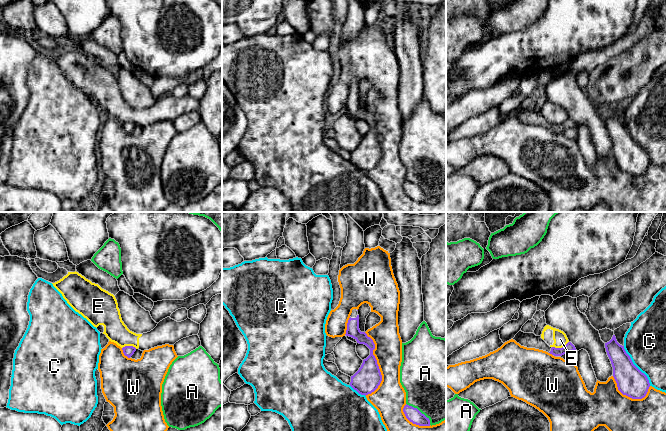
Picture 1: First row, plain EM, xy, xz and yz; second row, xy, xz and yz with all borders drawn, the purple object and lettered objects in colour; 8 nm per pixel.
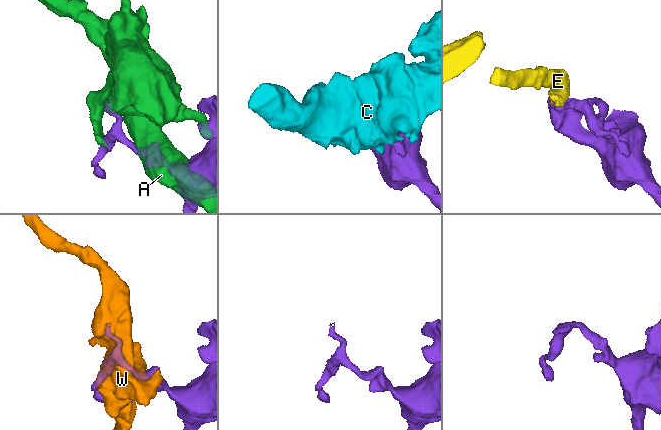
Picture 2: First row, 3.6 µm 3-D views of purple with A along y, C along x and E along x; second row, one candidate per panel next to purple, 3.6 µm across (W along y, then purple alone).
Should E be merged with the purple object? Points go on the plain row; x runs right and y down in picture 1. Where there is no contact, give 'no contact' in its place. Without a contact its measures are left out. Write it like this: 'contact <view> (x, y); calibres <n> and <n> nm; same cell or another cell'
contact yz (560, 124); calibres 80 and 110 nm; another cell

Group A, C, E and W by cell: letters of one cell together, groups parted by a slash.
A / C / E / W

